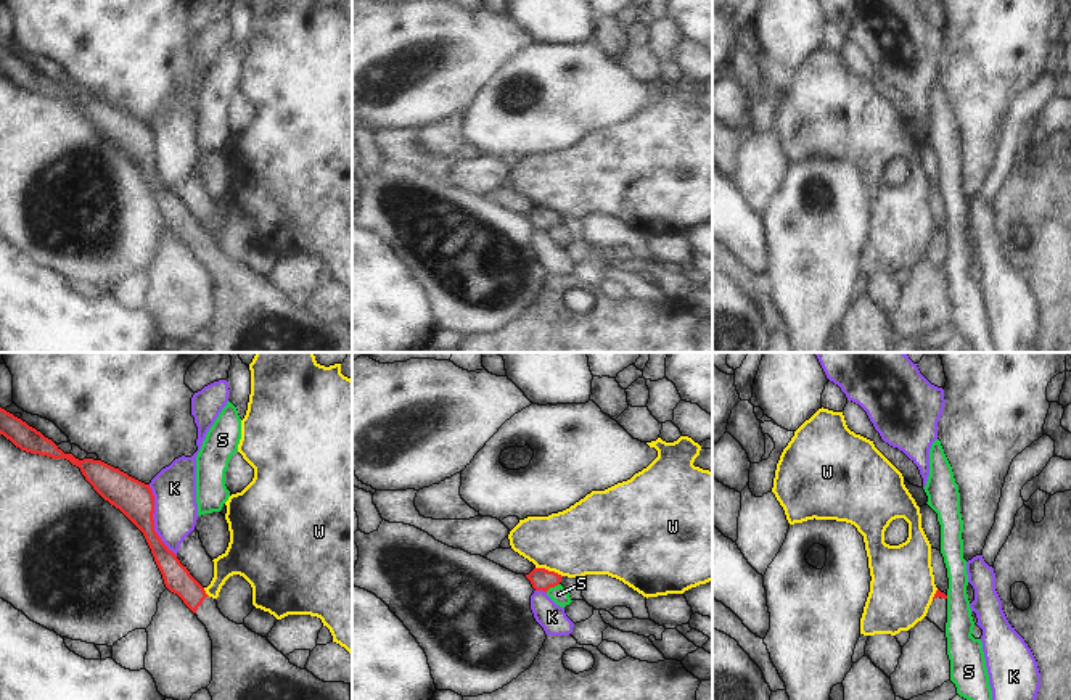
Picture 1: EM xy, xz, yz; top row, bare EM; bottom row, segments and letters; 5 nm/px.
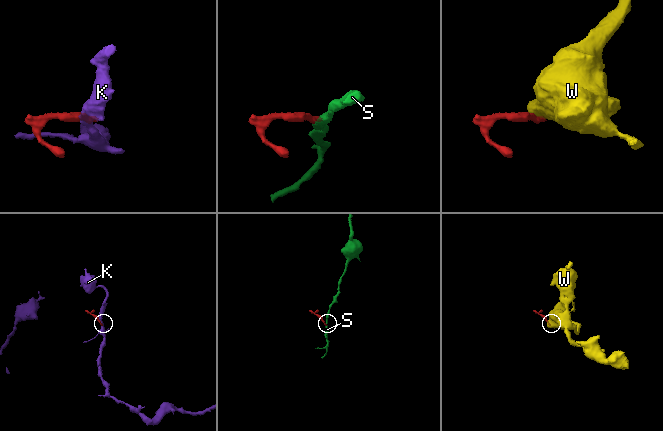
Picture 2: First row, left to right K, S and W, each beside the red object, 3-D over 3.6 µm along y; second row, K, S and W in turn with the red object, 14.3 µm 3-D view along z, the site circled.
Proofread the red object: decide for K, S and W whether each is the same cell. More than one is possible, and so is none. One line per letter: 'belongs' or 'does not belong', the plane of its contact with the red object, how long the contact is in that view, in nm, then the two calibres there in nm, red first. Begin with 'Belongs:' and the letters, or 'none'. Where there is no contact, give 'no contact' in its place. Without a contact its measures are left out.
Belongs: none
K: does not belong; contact in xy; length 380 nm; calibres 180 and 220 nm
S: does not belong; contact in xz; length 80 nm; calibres 110 and 90 nm
W: does not belong; contact in xz; length 140 nm; calibres 110 and 360 nm

